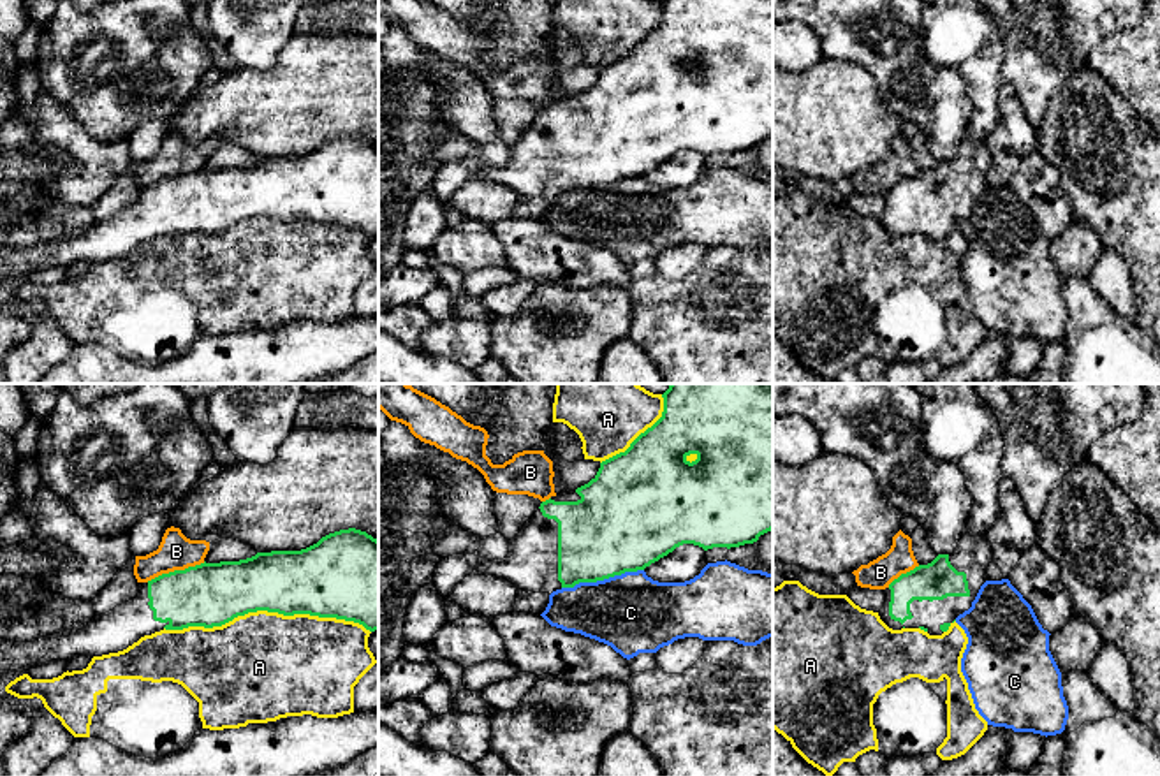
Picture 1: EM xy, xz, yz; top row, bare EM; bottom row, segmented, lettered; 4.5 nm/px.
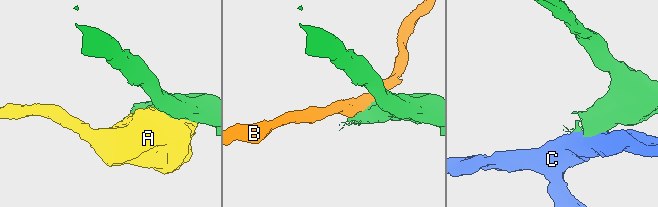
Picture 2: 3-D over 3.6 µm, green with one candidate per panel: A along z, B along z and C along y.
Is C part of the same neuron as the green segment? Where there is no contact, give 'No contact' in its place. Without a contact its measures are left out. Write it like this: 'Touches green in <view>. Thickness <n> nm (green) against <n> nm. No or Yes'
Touches green in xz. Thickness 420 nm (green) against 360 nm. No

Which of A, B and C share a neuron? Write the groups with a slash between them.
A / B / C

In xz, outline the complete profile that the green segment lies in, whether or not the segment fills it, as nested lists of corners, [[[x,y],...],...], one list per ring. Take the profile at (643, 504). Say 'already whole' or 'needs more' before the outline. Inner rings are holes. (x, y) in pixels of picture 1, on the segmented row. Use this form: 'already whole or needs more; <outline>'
needs more; [[[671,384],[662,417],[625,452],[600,463],[597,475],[576,491],[542,501],[509,540],[503,560],[481,558],[474,570],[502,577],[518,589],[553,593],[644,570],[683,544],[704,551],[753,544],[773,530],[773,384]]]

